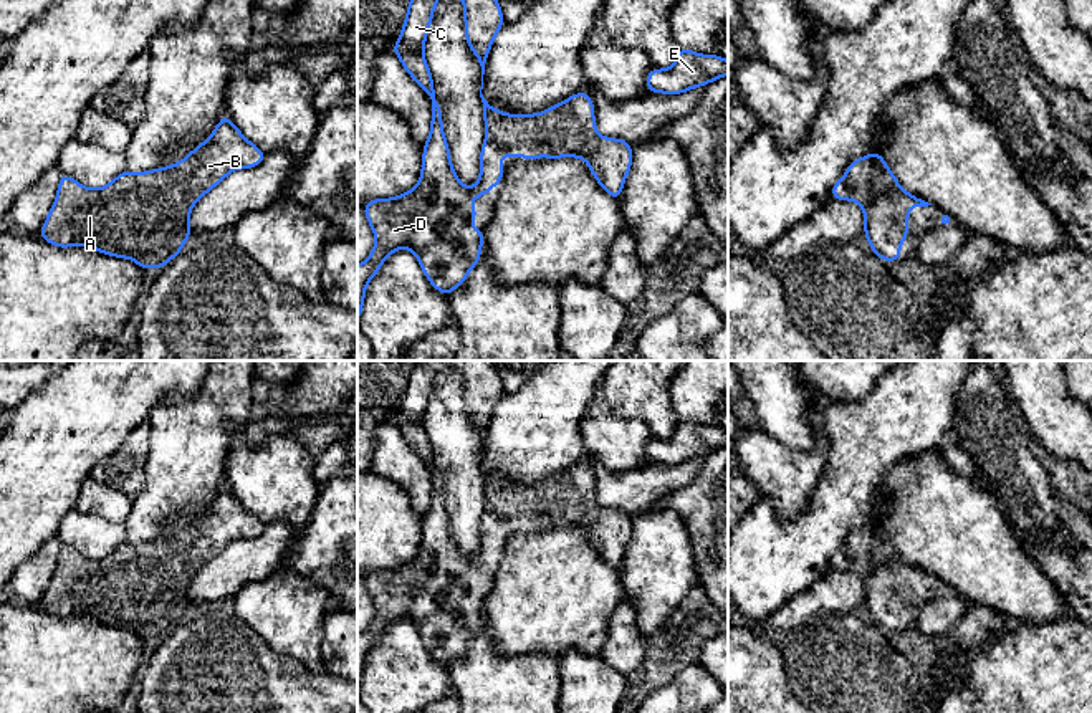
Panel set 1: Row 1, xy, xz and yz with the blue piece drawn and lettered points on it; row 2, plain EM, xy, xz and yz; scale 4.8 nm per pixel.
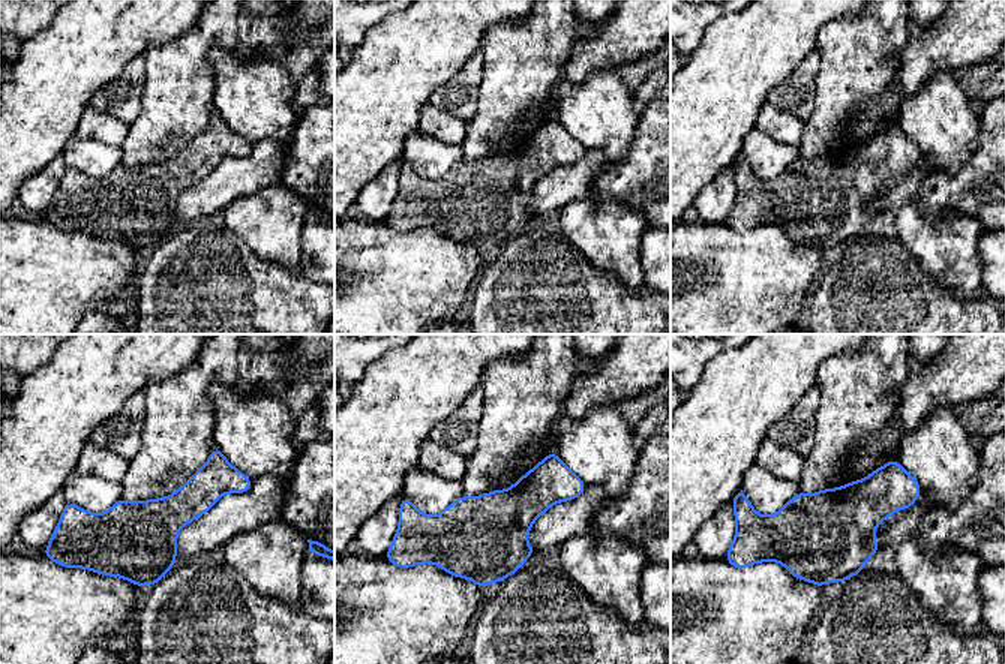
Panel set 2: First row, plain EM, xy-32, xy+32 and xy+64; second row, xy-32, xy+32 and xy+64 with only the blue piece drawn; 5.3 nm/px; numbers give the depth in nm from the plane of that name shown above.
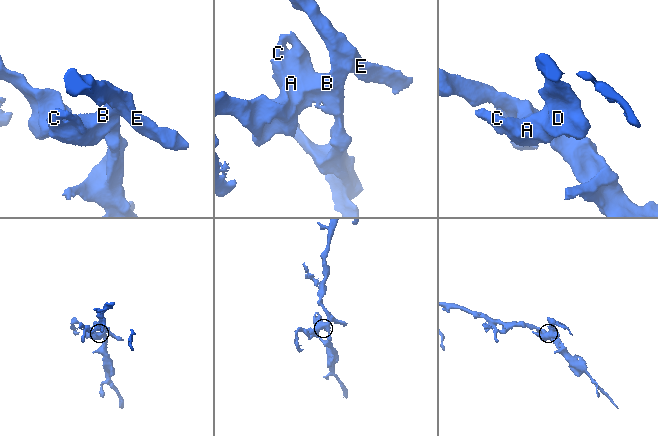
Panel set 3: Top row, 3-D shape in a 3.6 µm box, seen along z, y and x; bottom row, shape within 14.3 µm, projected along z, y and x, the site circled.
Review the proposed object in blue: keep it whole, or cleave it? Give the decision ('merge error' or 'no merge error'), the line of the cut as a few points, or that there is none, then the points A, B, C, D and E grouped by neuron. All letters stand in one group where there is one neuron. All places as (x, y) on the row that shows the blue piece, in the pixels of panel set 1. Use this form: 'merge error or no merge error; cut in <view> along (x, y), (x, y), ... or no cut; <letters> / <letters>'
no merge error; no cut; A B C D E

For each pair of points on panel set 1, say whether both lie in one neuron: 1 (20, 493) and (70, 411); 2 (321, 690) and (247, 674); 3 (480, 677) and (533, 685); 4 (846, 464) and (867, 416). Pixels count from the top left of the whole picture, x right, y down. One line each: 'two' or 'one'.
1: one
2: one
3: one
4: one

